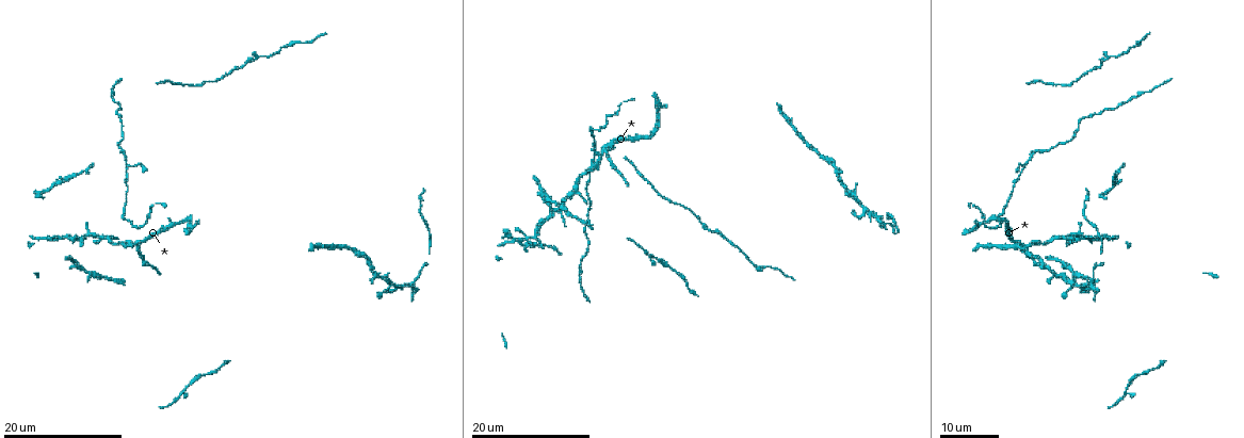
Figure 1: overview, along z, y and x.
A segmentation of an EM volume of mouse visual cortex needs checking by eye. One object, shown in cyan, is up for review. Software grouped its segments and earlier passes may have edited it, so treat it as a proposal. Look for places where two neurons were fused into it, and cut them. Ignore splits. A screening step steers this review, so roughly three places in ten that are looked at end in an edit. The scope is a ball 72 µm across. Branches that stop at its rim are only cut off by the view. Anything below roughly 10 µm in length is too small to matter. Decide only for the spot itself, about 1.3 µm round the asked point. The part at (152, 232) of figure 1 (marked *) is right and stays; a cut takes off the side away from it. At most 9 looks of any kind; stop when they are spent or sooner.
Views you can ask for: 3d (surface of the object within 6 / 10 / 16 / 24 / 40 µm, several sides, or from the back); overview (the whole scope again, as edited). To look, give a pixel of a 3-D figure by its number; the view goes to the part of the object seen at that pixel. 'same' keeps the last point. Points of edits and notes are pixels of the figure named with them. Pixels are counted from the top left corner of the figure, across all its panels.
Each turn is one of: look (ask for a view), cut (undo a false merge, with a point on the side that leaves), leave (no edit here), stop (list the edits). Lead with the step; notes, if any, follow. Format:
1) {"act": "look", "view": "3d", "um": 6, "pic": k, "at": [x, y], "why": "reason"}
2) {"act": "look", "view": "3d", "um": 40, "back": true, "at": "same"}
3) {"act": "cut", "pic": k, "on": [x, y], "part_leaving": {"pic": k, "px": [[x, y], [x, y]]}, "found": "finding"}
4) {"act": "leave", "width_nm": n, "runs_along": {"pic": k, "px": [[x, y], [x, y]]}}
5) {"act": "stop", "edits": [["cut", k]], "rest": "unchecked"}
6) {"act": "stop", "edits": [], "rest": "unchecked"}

{"act": "look", "view": "3d", "um": 24, "pic": 1, "at": [57, 236], "why": "four arms meet"}

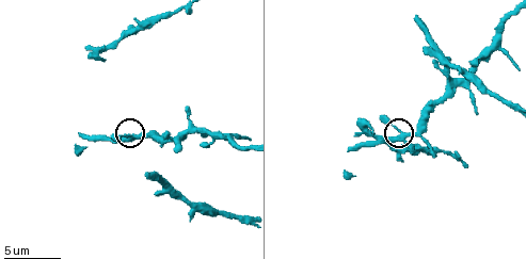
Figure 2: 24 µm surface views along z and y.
{"act": "look", "view": "3d", "um": 10, "pic": 2, "at": [402, 137]}

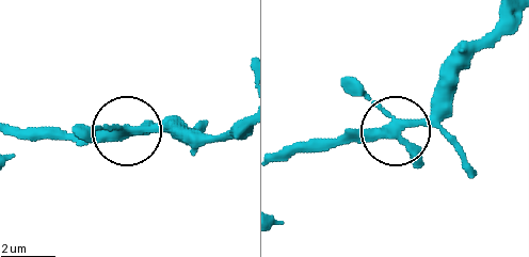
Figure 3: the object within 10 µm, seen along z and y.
{"act": "leave", "runs_along": {"pic": 3, "px": [[508, 25], [426, 118], [391, 121], [352, 82]]}, "found": "one neuron here"}

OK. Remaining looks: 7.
{"act": "look", "view": "3d", "um": 16, "pic": 2, "at": [512, 103], "why": "sudden change in width"}

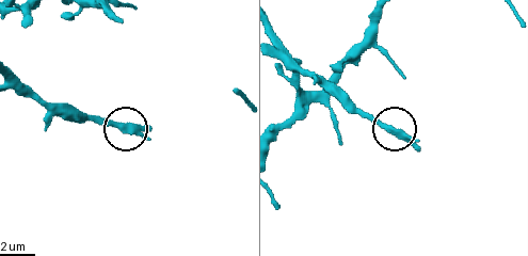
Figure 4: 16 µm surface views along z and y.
{"act": "look", "view": "3d", "um": 16, "back": true, "pic": 4, "at": [394, 132]}

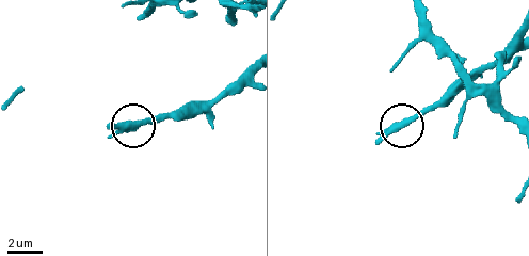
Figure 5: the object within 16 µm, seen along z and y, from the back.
{"act": "leave", "found": "all the same neuron"}

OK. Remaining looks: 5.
{"act": "look", "view": "3d", "um": 10, "pic": 2, "at": [448, 78], "why": "two arms in line, one across"}

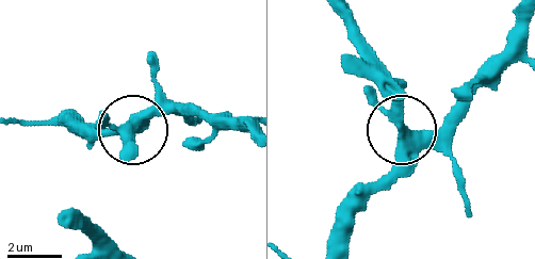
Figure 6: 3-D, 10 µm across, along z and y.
{"act": "leave", "width_nm": 380, "runs_along": {"pic": 6, "px": [[514, 50], [439, 126], [406, 134], [398, 160], [372, 185]]}, "found": "one neuron here"}

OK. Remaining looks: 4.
{"act": "look", "view": "3d", "um": 16, "pic": 1, "at": [255, 58]}

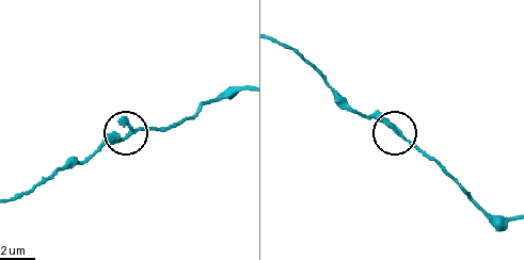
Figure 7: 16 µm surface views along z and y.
{"act": "look", "view": "3d", "um": 6, "pic": 7, "at": [128, 135]}

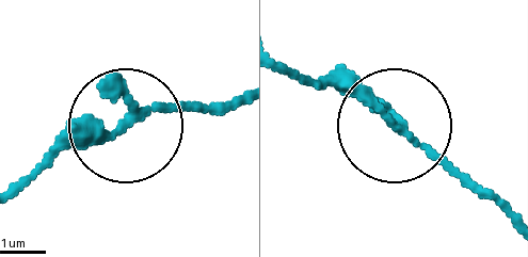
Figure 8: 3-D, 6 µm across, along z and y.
{"act": "leave", "found": "all the same neuron"}

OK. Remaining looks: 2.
{"act": "stop", "edits": [], "rest": "unchecked"}

